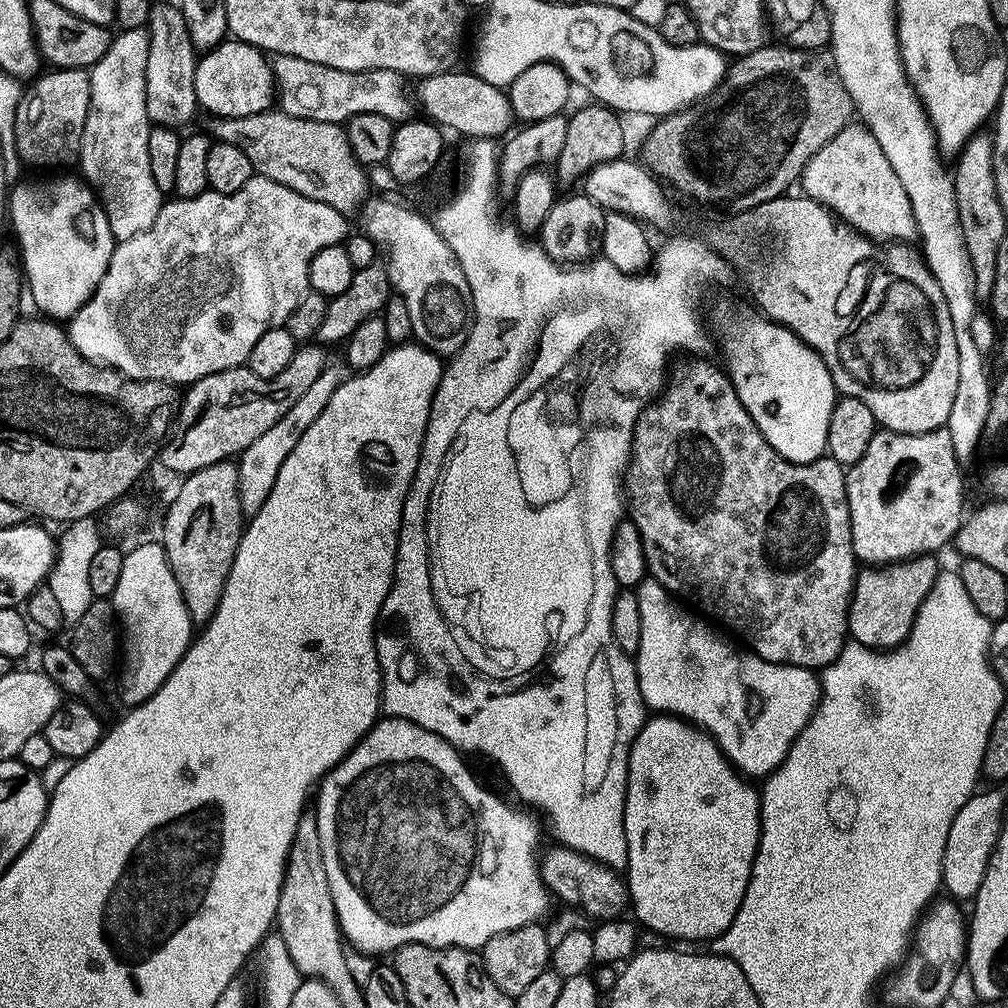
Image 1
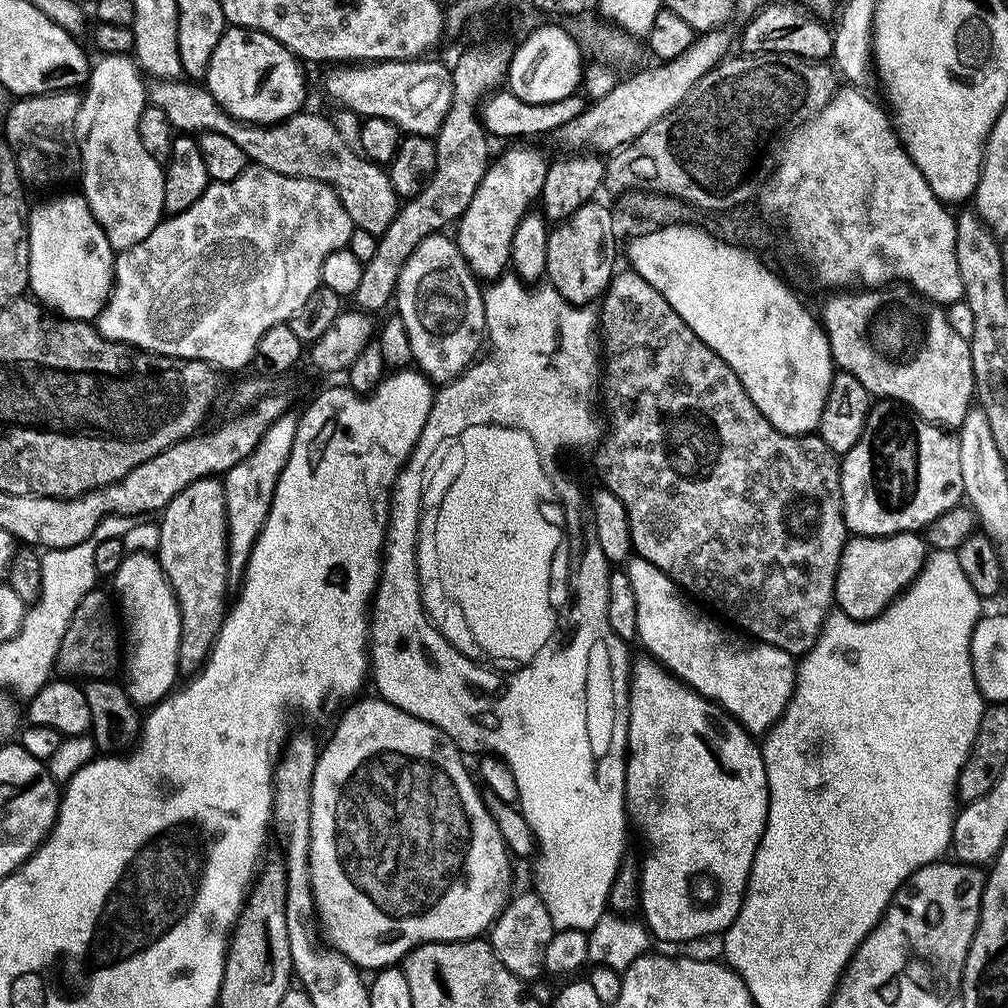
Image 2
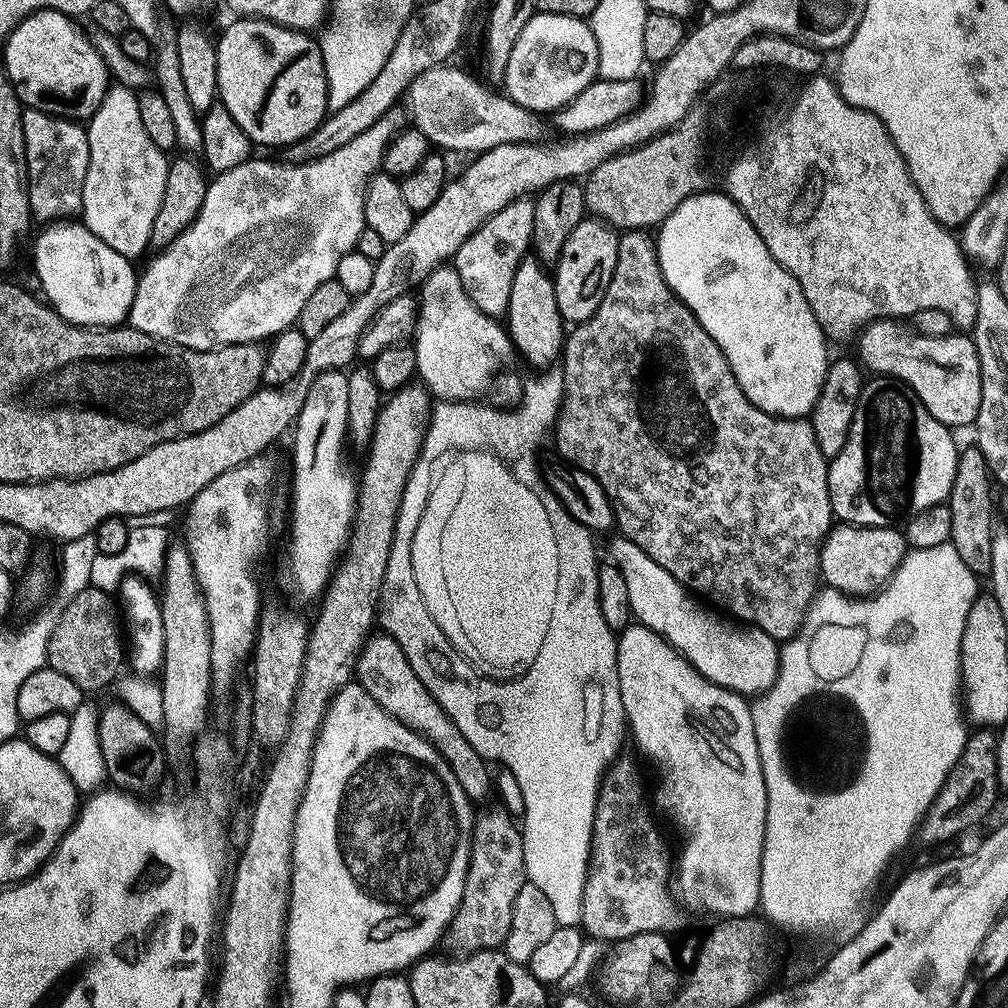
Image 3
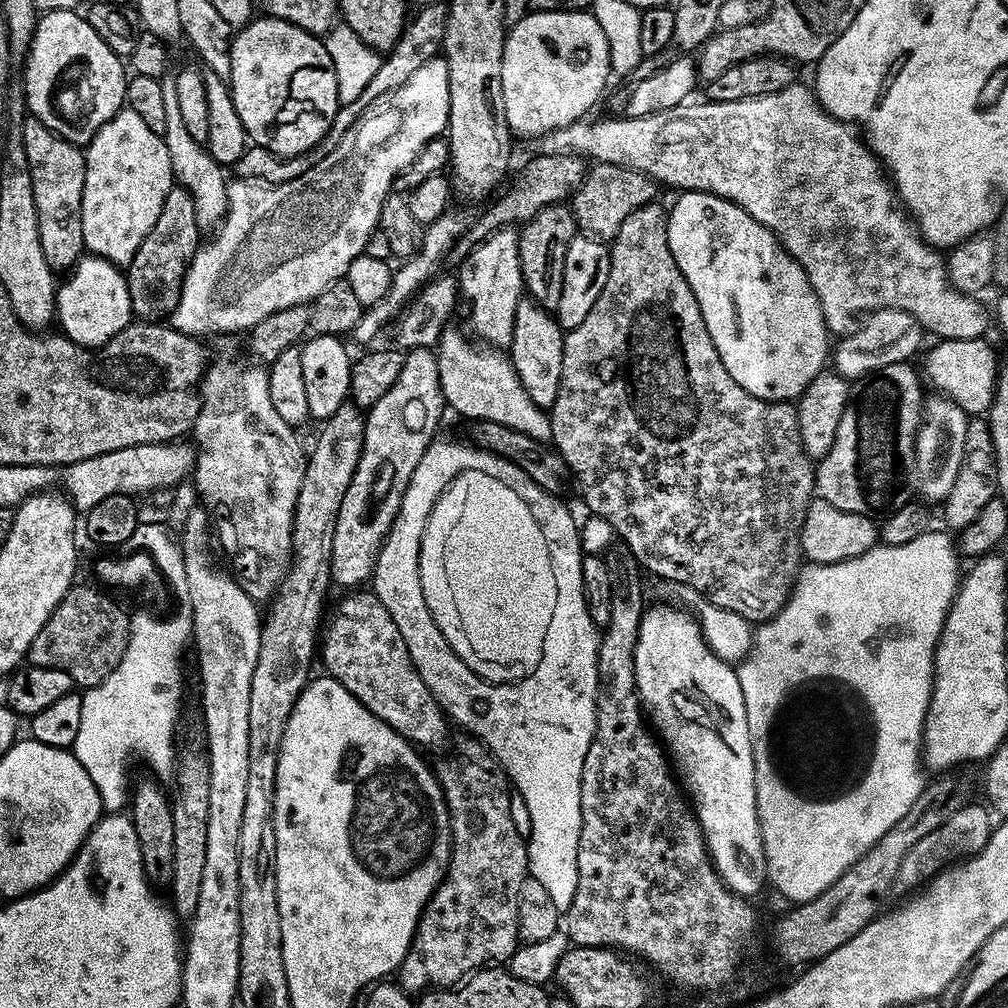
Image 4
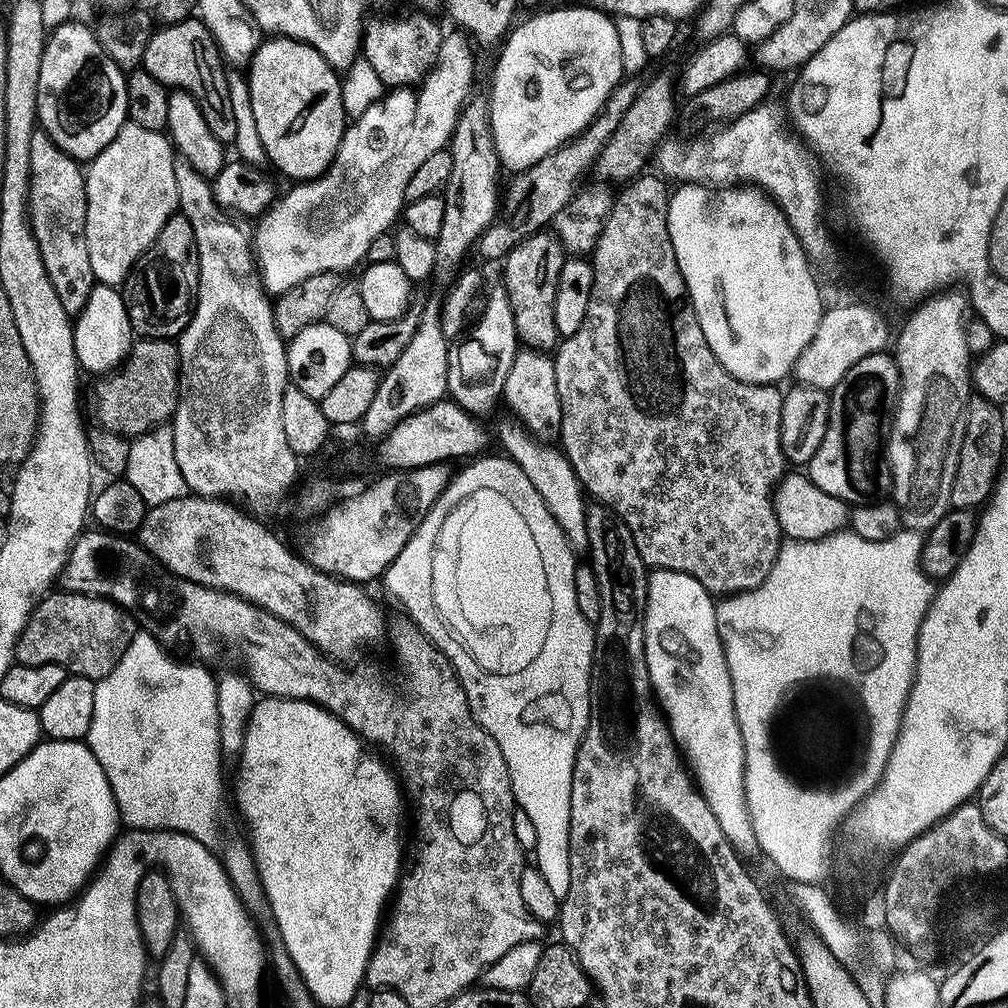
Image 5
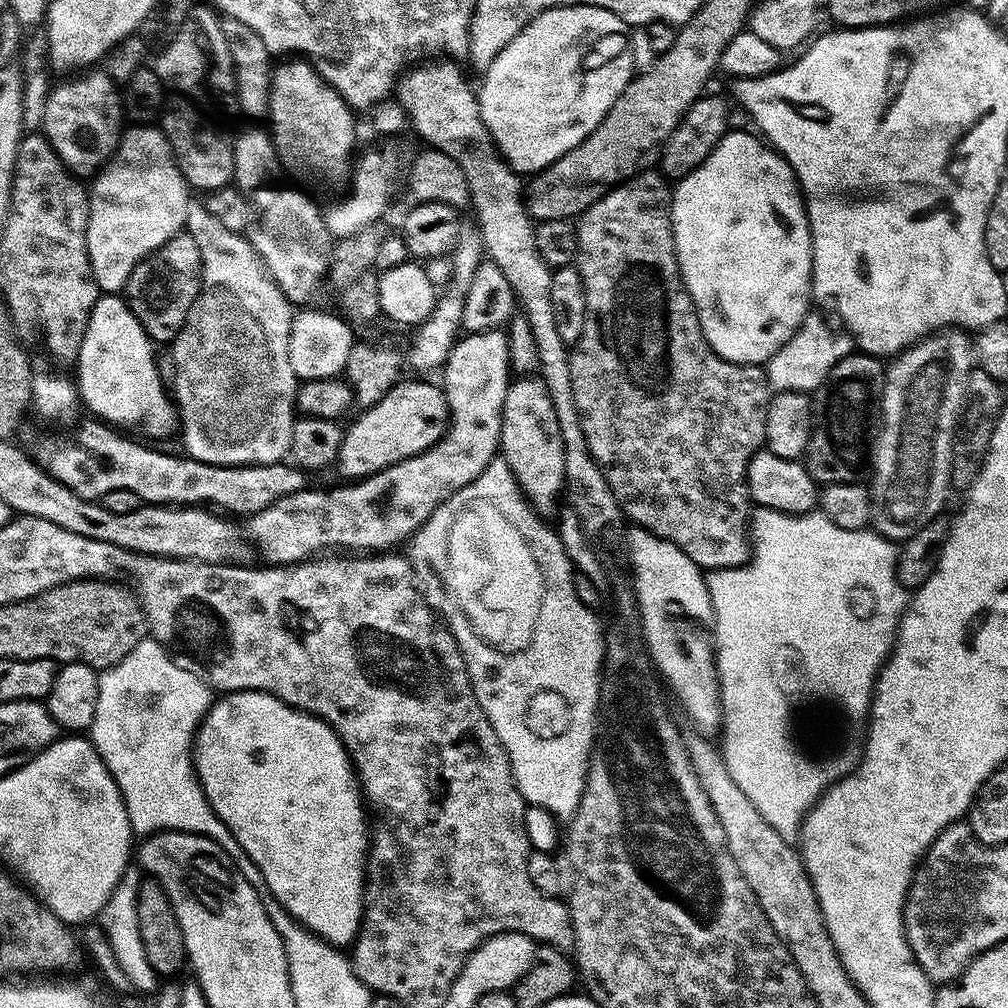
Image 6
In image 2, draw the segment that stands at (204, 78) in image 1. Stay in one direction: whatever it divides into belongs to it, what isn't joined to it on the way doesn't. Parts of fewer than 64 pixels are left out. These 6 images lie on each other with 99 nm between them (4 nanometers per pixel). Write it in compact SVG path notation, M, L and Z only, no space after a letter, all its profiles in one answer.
M225 27L218 46L214 46L214 54L210 58L206 87L217 102L236 120L248 124L276 125L299 113L305 106L304 99L308 96L308 80L304 77L305 65L299 56L282 46L270 34L262 34L249 28Z

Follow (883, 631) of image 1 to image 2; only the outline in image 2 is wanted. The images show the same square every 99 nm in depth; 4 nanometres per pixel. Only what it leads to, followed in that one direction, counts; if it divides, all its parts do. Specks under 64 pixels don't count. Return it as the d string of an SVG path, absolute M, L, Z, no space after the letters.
M899 532L893 536L852 536L842 550L836 575L835 607L855 620L873 620L912 585L924 569L930 545L920 532Z

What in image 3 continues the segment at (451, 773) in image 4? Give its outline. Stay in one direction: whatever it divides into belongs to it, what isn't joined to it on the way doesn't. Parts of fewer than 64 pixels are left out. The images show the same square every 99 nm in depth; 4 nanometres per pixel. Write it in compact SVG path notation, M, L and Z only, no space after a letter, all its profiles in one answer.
M492 808L475 817L472 826L472 853L466 874L466 886L462 890L462 902L448 924L448 931L442 940L453 948L453 953L467 954L482 950L496 950L503 945L506 934L510 934L510 917L514 915L514 898L518 898L518 890L526 882L524 874L524 834L519 823L512 821L508 812L500 808Z

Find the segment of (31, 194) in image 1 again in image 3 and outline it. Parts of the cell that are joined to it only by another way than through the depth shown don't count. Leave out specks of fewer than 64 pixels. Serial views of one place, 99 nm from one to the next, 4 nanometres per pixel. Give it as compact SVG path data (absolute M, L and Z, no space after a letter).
M52 222L36 240L36 249L32 260L36 263L36 276L40 279L43 299L64 320L72 324L81 324L83 328L114 328L123 325L128 318L128 311L134 302L136 293L137 269L133 261L128 260L118 250L106 246L104 236L95 236L80 222Z

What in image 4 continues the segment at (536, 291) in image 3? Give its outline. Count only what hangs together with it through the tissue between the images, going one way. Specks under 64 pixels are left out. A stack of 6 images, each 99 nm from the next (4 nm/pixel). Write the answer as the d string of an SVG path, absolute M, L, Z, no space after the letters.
M521 298L516 304L513 322L510 359L516 376L522 382L528 397L540 408L551 409L558 398L558 386L562 378L562 350L565 333L551 311L546 312L537 301Z

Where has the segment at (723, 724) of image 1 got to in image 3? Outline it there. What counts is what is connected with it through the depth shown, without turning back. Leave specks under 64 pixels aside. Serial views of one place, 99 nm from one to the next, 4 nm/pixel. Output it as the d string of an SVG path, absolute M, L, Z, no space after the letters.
M619 534L612 538L608 544L608 552L612 555L609 557L611 563L620 565L622 578L626 578L632 615L639 623L663 636L671 648L687 658L698 674L740 696L755 698L776 681L781 650L777 640L770 638L770 634L761 628L741 626L719 615L711 616L707 612L709 609L698 602L683 584L679 584L670 570L662 570L662 566L642 550L642 546L634 546L634 542Z

